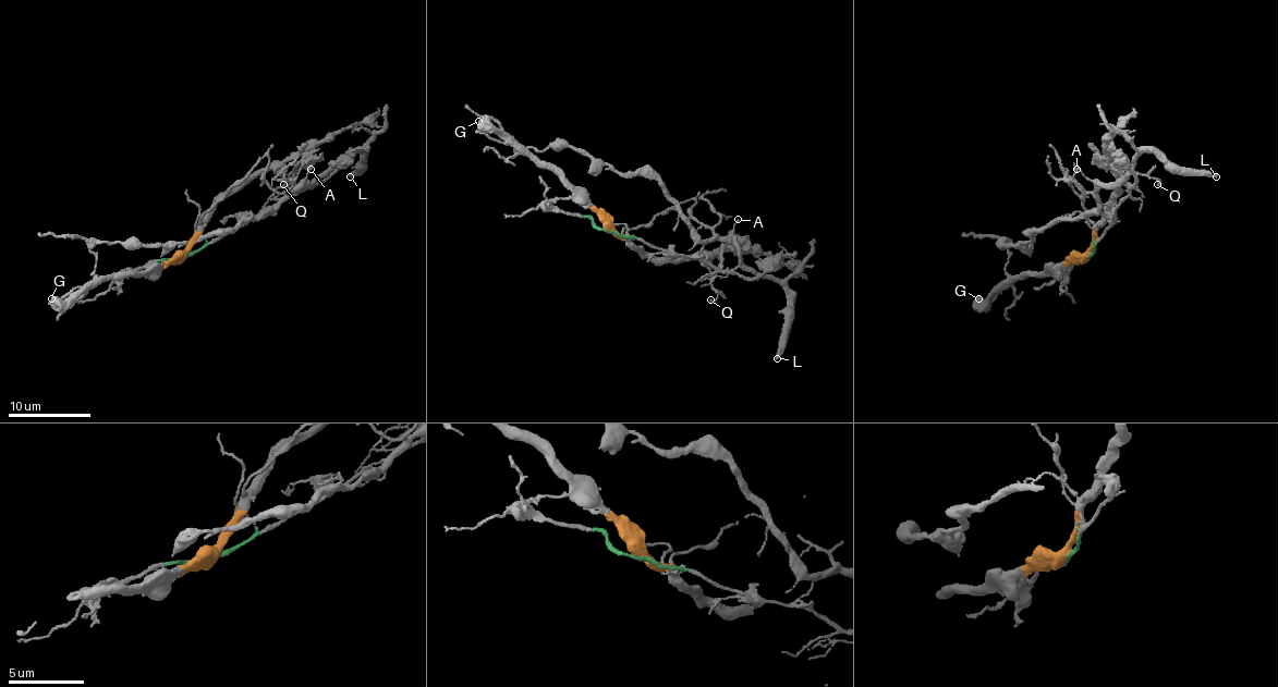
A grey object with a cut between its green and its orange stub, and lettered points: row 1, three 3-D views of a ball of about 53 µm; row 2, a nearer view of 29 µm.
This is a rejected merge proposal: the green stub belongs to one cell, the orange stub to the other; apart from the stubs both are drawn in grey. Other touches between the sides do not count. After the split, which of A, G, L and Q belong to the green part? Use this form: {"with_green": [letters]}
{"with_green": ["A", "L"]}

